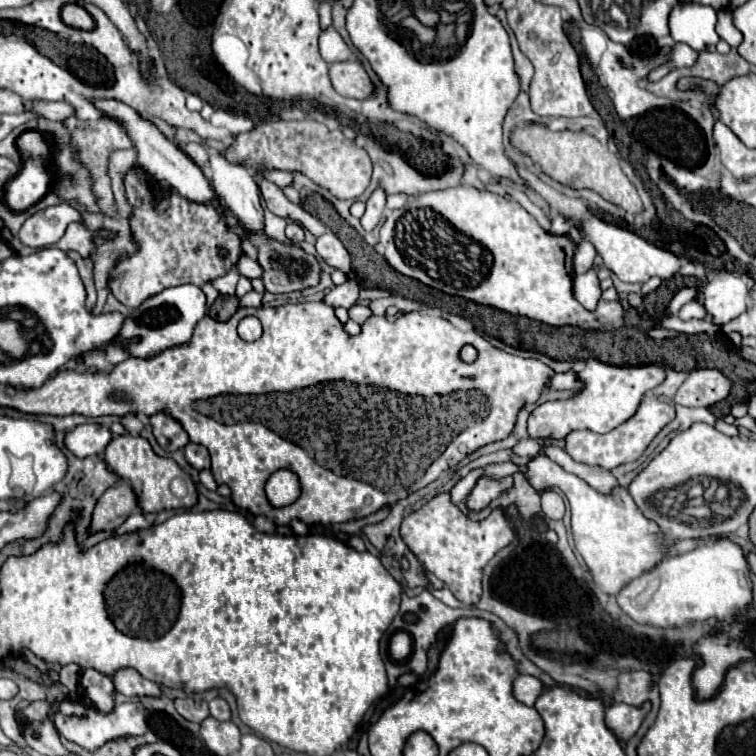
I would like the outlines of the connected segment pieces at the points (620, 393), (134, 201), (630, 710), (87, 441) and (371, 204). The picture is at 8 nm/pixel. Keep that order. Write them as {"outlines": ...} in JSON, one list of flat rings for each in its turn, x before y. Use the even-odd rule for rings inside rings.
{"outlines":[[[587,360,585,368,577,372,577,378,583,382,583,386,567,400,555,400,539,404,529,420,527,420,527,432,531,438,545,442,545,440,561,440,569,432,587,428,597,434,605,434,619,424,627,422,639,408,639,402,647,390,653,390,665,380,665,368,661,364,649,364,649,366,609,366,597,360]],[[133,166,123,174,123,184,127,204,131,206,129,226,133,242,137,244,137,252,121,260,115,266,115,276,109,276,109,290,121,304,137,308,143,300,159,294,163,288,187,282,201,286,225,276,237,264,239,256,243,254,241,236,235,234,233,228,225,222,217,204,191,202,171,188,165,192,169,206,167,210,159,212,155,200,159,182,139,166],[219,246,227,248,229,252,225,260,219,256]],[[623,702,611,704,605,710,605,724,615,734,615,738,619,742,627,742,631,738,631,734,635,734,639,730,649,708,651,708,649,702,645,702,641,708,633,708,633,706,623,704]],[[83,424,75,430,69,430,65,436,65,446,79,458,103,454,107,444,111,442,111,432,99,424]],[[377,188,377,190,371,194,371,198,367,200,367,210,365,210,365,214,361,216,361,226,363,226,363,230,365,230,365,232,371,232,371,230,379,224,383,212,385,212,385,192,383,192,381,188]]]}

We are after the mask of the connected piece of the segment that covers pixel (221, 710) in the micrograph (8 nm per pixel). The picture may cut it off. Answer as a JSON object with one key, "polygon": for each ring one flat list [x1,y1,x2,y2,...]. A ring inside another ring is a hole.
{"polygon":[[213,698,213,700,209,702,209,710,211,710,211,716,217,718,217,720,229,720,229,718,231,718,229,704,227,704,223,698]]}

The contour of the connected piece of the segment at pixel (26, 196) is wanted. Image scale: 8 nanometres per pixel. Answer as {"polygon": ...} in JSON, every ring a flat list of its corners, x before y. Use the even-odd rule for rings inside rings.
{"polygon":[[29,130,19,136,17,146,23,156,23,168,13,180,9,180,9,186,5,186,5,204,13,212,21,212,37,204,53,182,47,168,51,160,49,140,45,140,41,132]]}

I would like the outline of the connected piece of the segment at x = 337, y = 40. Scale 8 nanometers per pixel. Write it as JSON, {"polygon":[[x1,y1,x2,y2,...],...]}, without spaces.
{"polygon":[[333,26,325,28,319,36,319,52,323,56,325,62,343,62,353,58,351,48,343,42,343,38,337,34,337,30]]}

